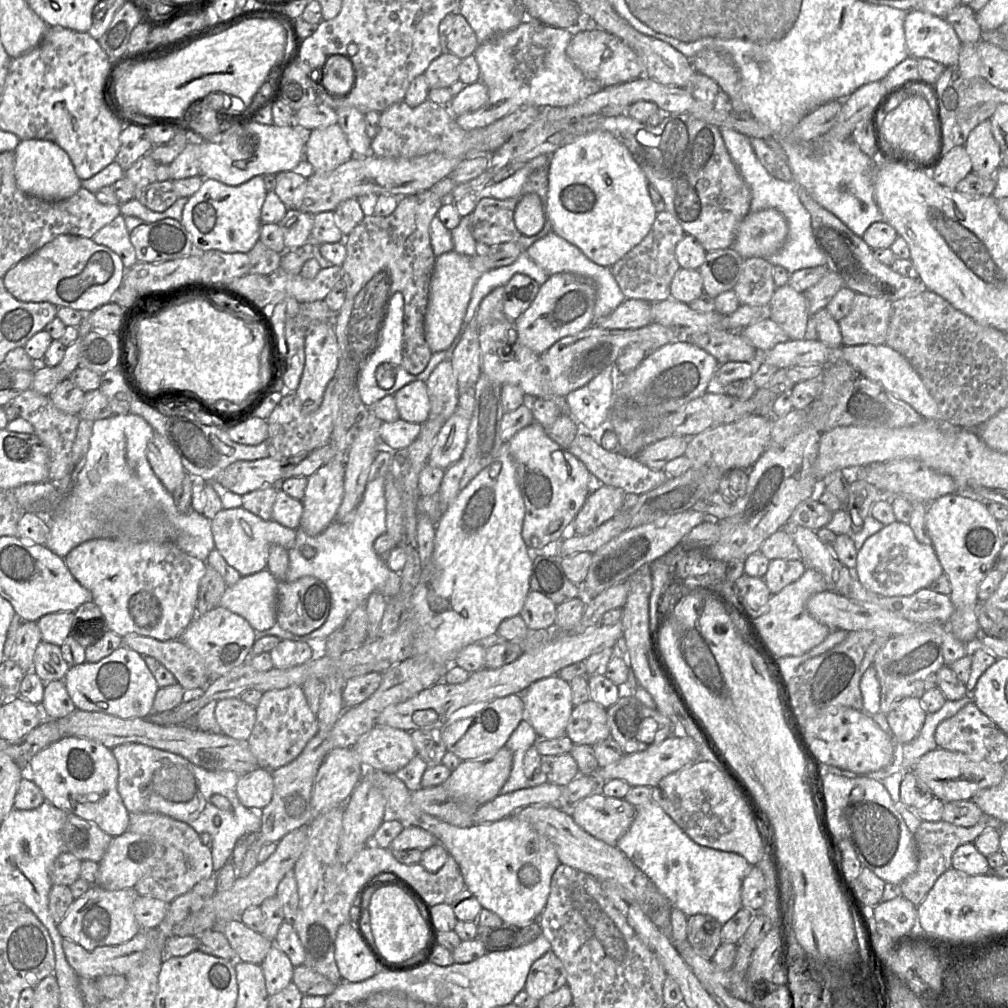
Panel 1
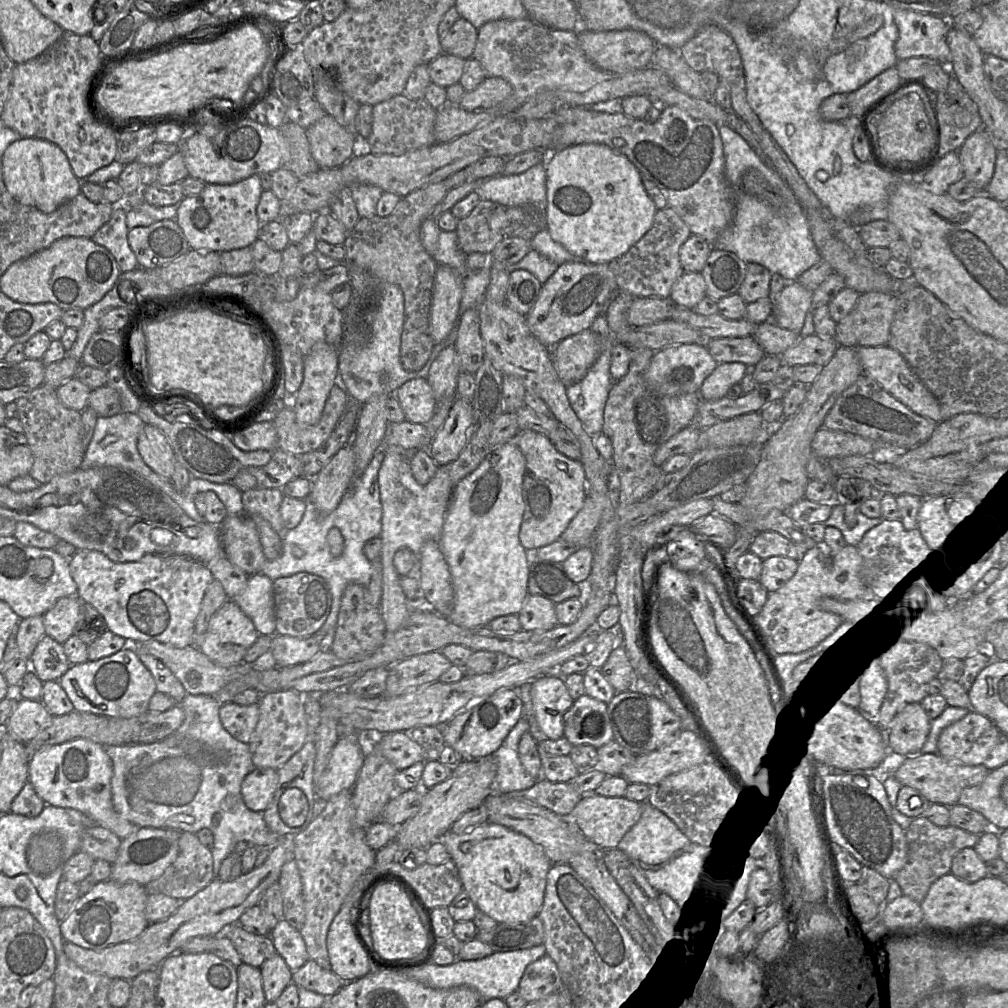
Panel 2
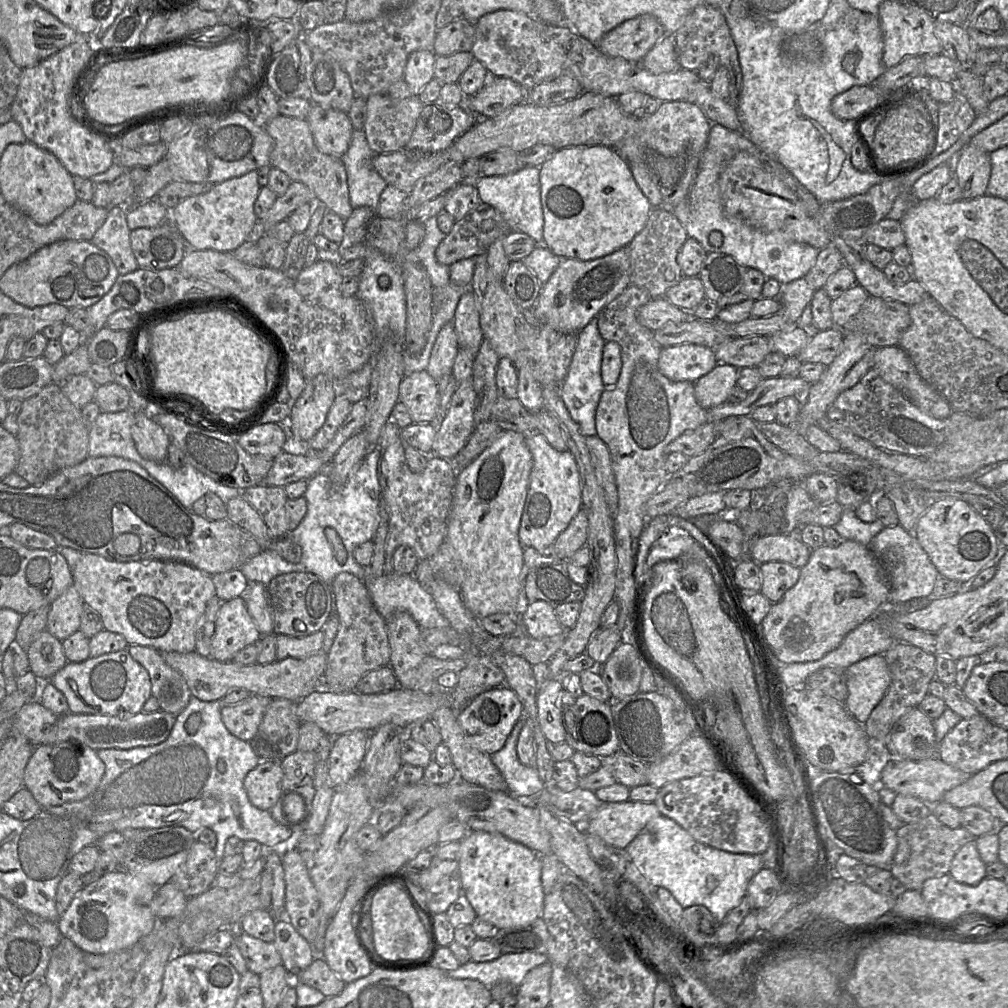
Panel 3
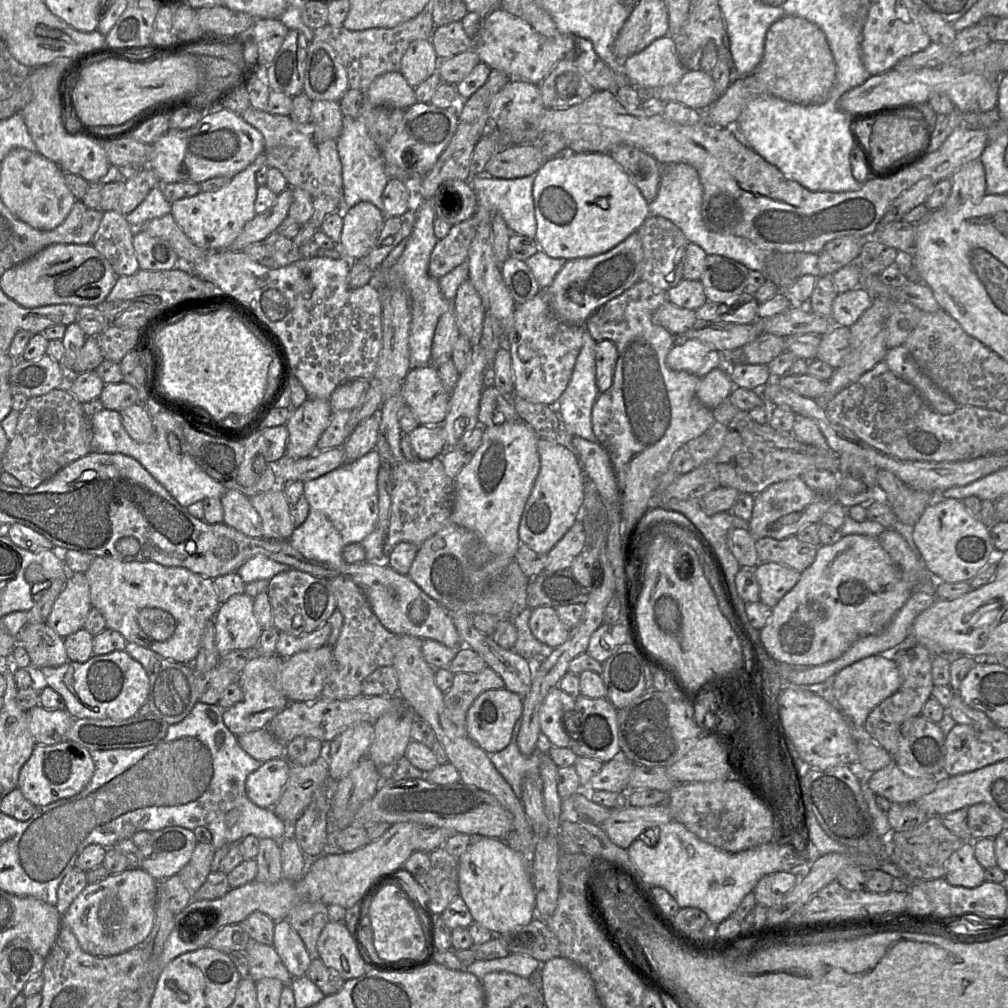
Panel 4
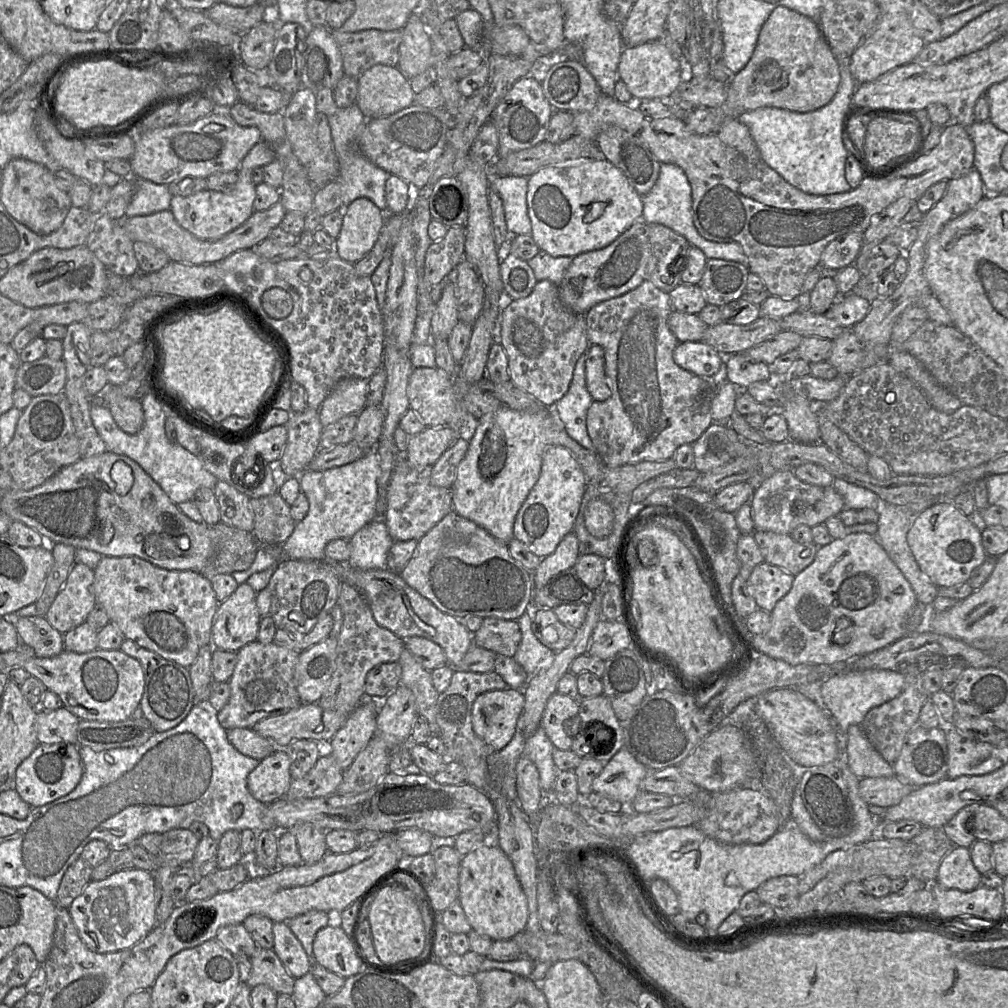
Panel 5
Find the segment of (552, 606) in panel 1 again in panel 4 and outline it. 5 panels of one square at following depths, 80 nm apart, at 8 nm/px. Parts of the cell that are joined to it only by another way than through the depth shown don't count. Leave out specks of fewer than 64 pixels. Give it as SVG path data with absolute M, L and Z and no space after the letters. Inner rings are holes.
M554 607L533 608L529 627L534 637L551 649L562 645L569 637L570 629L561 622Z

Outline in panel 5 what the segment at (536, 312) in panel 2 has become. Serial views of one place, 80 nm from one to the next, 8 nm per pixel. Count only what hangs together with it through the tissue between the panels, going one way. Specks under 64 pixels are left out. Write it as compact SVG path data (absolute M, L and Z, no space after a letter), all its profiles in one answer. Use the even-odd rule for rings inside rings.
M640 219L607 247L573 258L558 285L561 302L572 312L585 314L594 305L635 289L647 279L650 256L648 224Z

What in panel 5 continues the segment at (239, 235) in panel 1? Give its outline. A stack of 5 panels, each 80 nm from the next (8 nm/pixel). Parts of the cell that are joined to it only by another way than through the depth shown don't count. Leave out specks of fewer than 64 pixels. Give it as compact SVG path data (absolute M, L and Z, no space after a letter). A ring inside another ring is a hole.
M265 141L255 144L243 158L238 168L238 181L229 192L202 190L189 196L172 196L170 211L177 223L195 237L202 240L216 240L235 230L254 212L253 203L256 197L255 185L251 172L256 167L263 167L275 160L275 152Z

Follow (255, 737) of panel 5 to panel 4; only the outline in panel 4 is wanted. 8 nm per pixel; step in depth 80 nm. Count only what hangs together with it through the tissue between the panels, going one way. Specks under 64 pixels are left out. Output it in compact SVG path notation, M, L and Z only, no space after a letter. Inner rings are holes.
M258 729L237 736L241 748L261 763L274 758L286 758L286 745L267 729Z

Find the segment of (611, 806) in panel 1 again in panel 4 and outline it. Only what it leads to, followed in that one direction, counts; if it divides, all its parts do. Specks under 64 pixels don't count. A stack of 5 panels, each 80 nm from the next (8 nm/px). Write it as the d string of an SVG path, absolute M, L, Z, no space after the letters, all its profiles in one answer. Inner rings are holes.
M627 804L622 808L610 810L612 813L602 823L601 828L611 842L626 850L647 829L673 821L665 804L648 807L633 807Z

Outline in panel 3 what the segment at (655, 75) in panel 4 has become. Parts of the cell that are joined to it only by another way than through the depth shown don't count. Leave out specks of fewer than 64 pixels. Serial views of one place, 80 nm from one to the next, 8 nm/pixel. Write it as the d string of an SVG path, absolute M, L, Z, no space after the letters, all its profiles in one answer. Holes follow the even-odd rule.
M674 35L660 40L640 61L639 65L652 74L670 73L679 69Z

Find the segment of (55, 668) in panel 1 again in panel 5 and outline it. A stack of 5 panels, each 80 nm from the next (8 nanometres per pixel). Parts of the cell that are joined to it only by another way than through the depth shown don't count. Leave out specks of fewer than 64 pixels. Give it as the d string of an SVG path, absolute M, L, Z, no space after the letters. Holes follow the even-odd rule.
M12 615L8 620L15 626L21 643L32 647L35 656L55 657L65 650L64 635L53 628L46 617Z

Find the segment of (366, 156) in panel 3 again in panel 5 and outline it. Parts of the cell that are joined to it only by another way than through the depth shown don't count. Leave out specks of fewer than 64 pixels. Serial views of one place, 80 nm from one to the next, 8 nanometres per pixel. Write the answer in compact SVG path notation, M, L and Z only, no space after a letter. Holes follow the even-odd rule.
M356 104L347 108L337 108L327 118L331 129L333 148L339 162L337 180L340 181L341 186L341 208L348 207L357 198L368 198L387 215L385 184L390 174L367 159L358 147L358 138L364 129L367 118Z

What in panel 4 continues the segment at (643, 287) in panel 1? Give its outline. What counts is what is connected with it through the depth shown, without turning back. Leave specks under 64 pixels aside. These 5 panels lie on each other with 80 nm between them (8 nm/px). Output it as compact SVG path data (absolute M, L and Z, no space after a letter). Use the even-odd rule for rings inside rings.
M649 215L638 232L644 252L640 280L664 291L677 286L683 279L683 264L680 259L685 260L688 244L683 232L670 220L656 215Z

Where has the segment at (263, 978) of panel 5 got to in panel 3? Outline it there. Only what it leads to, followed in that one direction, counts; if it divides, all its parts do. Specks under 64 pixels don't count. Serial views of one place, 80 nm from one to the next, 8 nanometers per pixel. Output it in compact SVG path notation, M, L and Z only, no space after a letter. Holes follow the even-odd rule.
M233 928L233 930L237 931L236 944L248 970L260 975L282 963L281 956L273 942L264 942L254 938L240 931L239 928Z

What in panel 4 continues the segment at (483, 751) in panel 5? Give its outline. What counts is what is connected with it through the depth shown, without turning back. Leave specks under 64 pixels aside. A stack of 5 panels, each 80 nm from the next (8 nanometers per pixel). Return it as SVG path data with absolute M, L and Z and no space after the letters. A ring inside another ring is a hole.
M488 666L478 673L454 674L452 686L443 694L443 703L458 734L467 736L466 715L474 700L485 691L504 688L504 681Z

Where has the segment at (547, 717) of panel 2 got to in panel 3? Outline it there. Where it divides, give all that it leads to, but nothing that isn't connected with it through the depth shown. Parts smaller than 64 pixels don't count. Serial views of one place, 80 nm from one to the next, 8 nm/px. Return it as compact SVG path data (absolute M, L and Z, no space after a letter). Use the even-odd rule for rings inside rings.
M560 678L541 680L536 697L538 724L546 741L562 743L566 739L563 715L574 705L574 698L566 691Z

